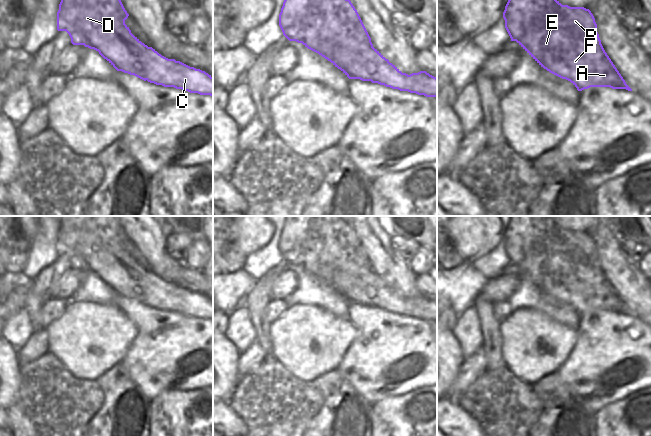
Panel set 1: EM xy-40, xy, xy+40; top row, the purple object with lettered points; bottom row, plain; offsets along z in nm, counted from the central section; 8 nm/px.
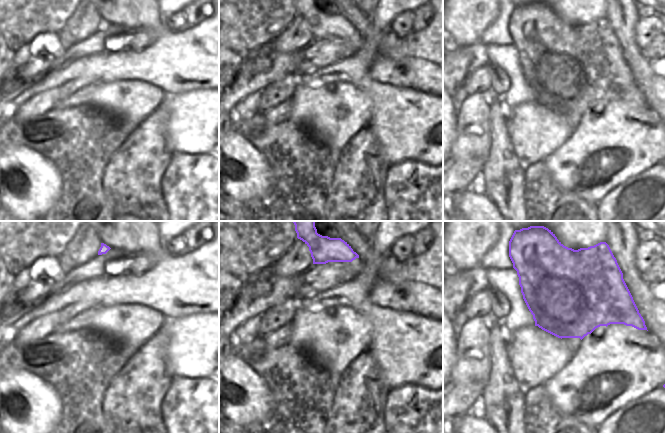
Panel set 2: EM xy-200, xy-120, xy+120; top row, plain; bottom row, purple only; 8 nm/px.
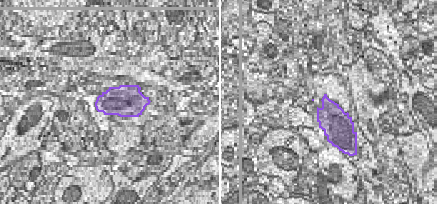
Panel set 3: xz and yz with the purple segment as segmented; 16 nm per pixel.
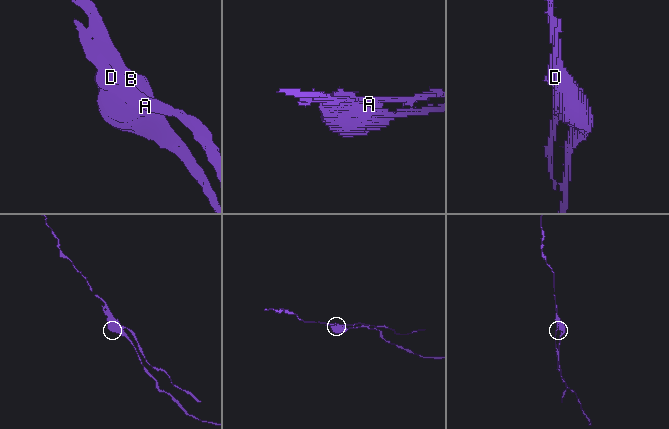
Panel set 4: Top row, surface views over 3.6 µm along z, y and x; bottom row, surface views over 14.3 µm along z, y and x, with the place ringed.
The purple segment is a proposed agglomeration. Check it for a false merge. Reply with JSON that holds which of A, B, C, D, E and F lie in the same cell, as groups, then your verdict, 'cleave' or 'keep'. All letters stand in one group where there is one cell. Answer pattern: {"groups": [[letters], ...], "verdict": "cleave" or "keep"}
{"groups": [["A", "B", "D", "E", "F"], ["C"]], "verdict": "cleave"}

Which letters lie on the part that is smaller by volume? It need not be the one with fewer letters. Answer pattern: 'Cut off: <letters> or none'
Cut off: C

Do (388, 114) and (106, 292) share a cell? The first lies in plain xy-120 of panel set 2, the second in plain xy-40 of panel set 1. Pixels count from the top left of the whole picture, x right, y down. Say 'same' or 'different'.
different

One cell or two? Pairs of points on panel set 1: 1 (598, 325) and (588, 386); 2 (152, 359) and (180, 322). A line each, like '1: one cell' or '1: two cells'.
1: one cell
2: one cell

